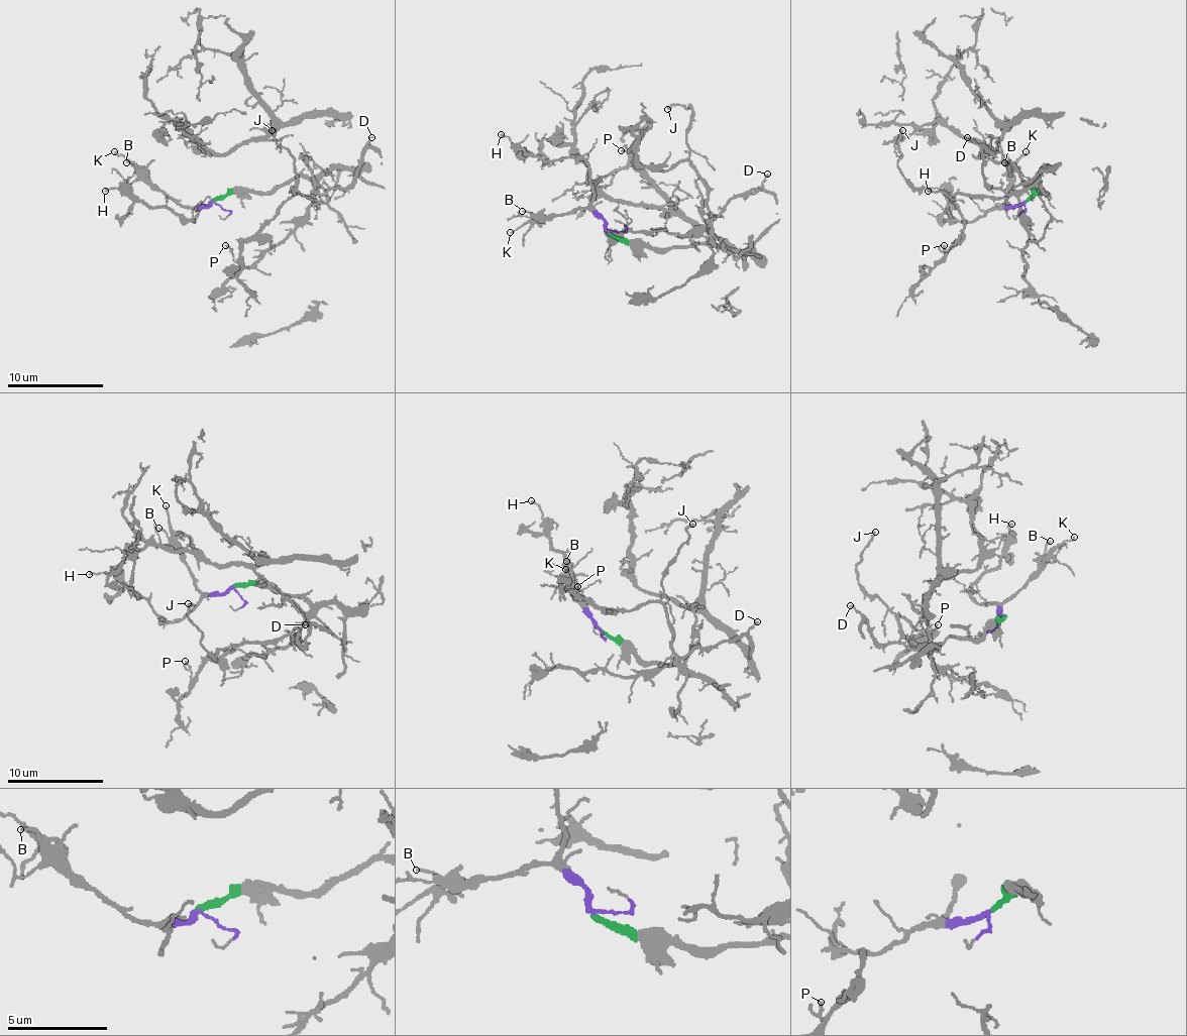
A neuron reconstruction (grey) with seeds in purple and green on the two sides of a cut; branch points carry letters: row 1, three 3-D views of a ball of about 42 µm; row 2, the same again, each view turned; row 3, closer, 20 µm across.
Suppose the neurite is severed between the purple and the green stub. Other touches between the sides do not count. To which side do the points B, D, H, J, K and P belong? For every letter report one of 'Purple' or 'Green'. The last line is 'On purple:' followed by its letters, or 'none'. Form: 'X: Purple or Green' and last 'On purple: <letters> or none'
B: Purple
D: Green
H: Purple
J: Green
K: Purple
P: Green
On purple: B, H, K

